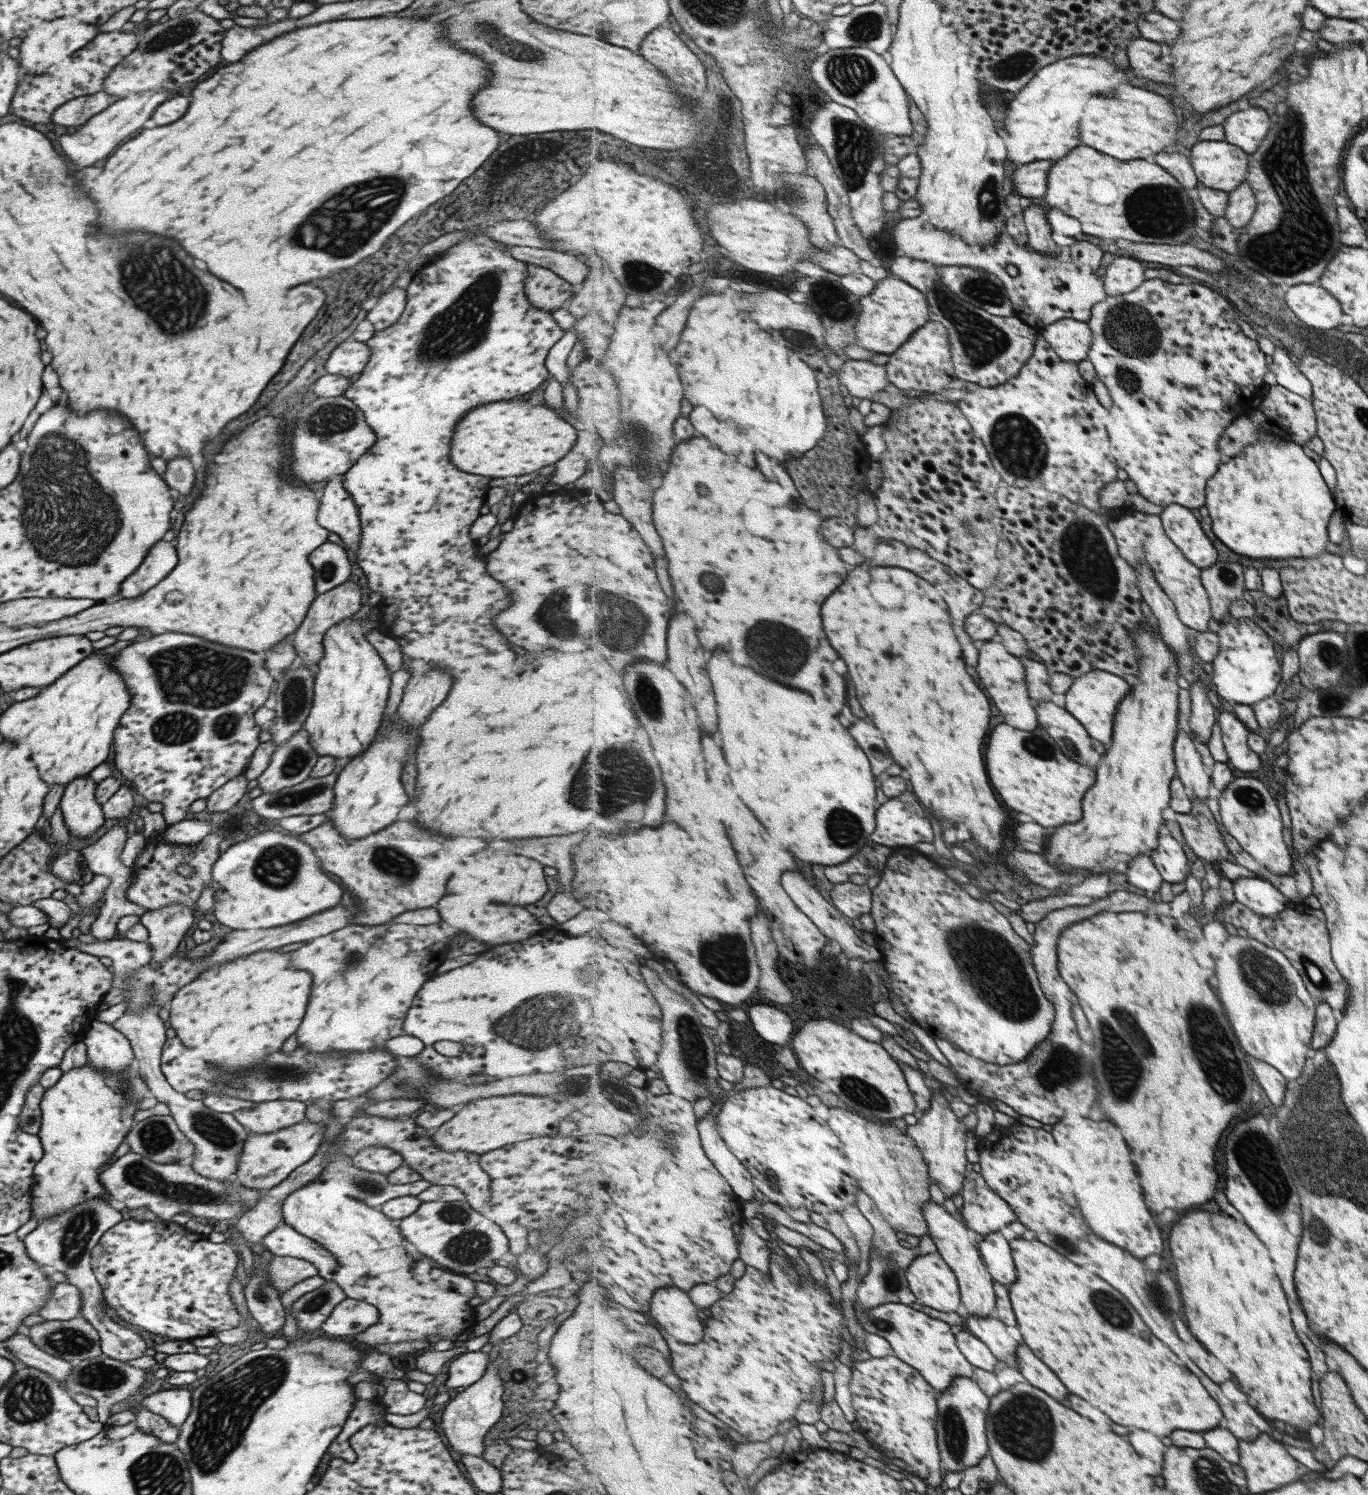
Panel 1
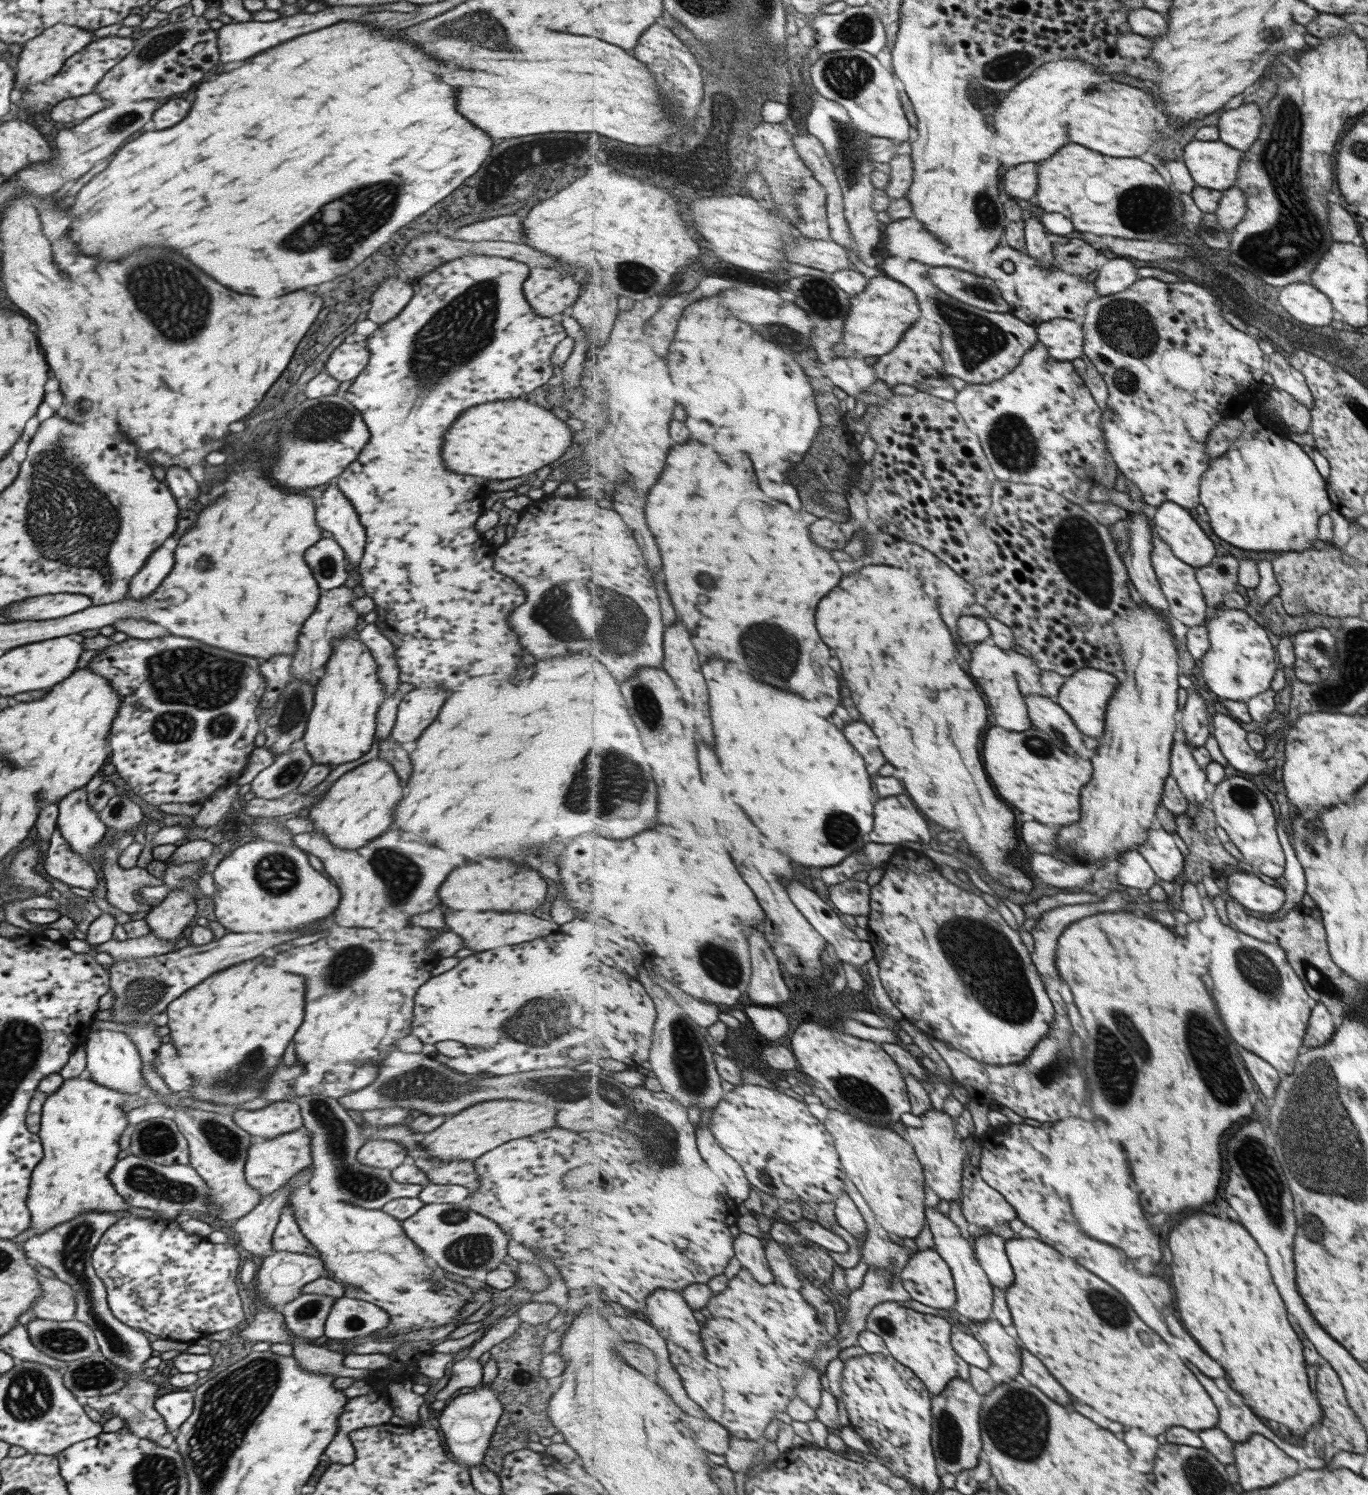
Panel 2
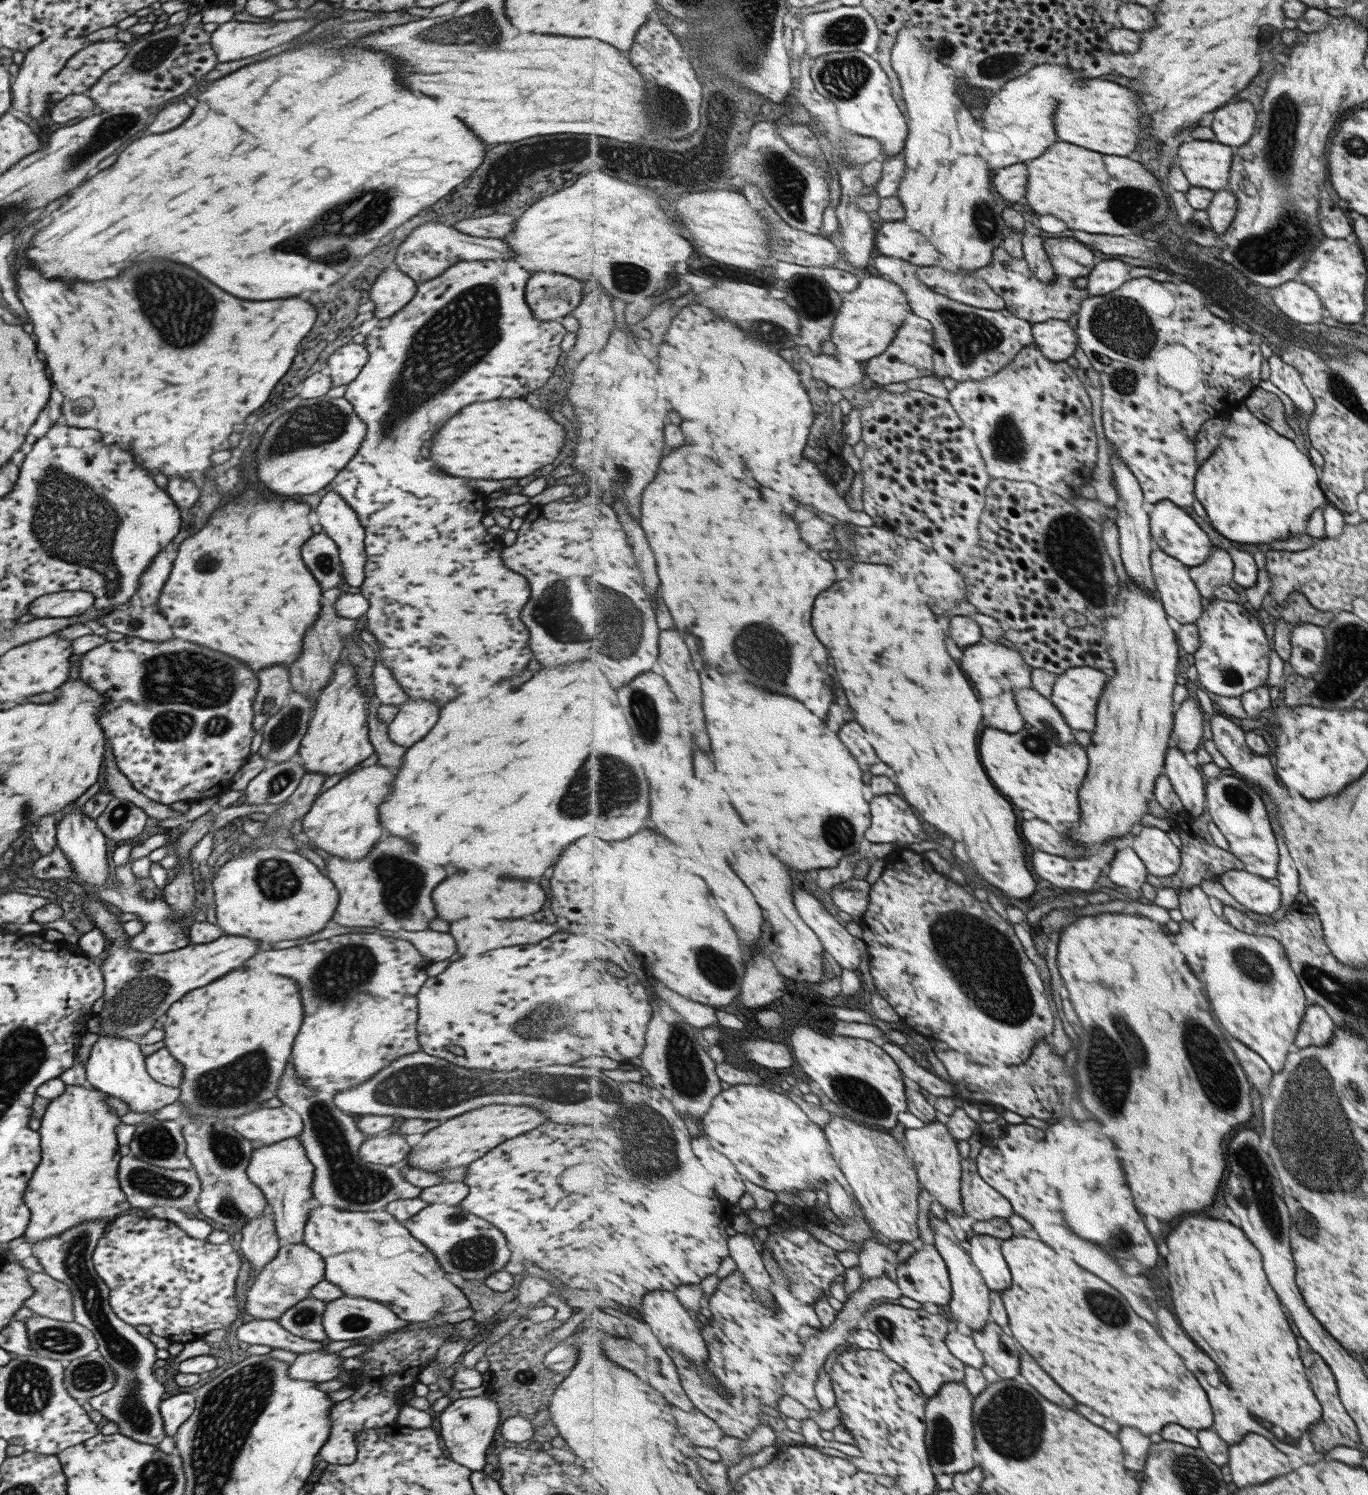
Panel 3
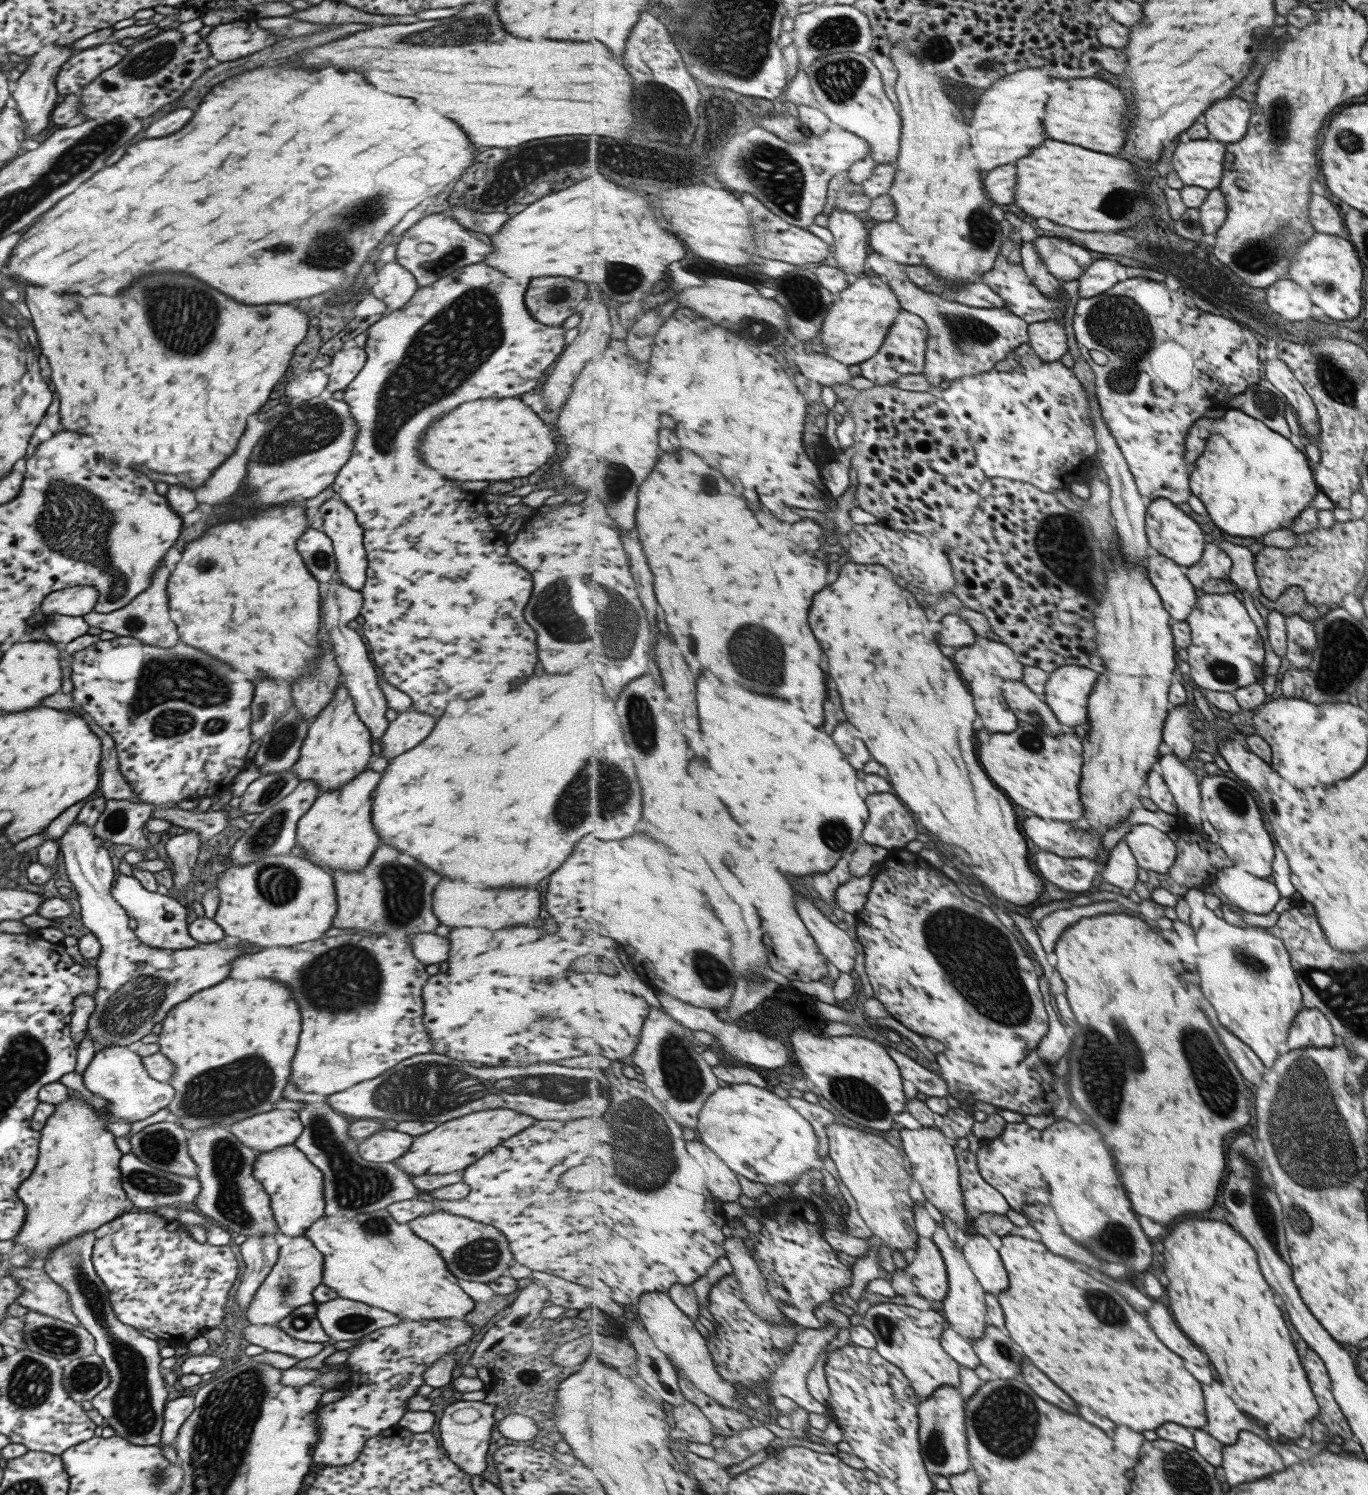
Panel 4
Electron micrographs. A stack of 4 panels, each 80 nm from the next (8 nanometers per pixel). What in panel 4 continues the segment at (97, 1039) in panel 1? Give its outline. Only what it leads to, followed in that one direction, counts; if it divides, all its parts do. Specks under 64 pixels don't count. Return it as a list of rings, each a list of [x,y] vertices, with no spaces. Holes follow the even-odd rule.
[[[128,1045],[97,1048],[81,1076],[82,1083],[89,1092],[98,1094],[109,1103],[104,1107],[103,1112],[108,1116],[121,1118],[120,1122],[123,1123],[131,1124],[135,1120],[143,1120],[155,1114],[157,1110],[166,1108],[174,1095],[171,1085],[152,1079],[146,1073],[141,1064],[141,1057]]]

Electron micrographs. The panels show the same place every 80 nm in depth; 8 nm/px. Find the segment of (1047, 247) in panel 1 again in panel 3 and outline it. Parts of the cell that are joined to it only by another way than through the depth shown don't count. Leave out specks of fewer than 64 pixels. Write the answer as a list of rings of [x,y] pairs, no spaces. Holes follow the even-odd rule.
[[[1024,233],[1023,252],[1025,260],[1029,262],[1031,272],[1045,284],[1055,284],[1058,279],[1051,264],[1051,258],[1045,250],[1046,239],[1043,236],[1033,236],[1033,234]]]

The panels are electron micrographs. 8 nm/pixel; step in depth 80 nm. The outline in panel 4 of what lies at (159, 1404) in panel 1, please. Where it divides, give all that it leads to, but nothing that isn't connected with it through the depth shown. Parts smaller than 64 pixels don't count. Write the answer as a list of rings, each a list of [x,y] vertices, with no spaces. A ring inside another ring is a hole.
[[[179,1396],[164,1404],[162,1414],[162,1429],[160,1434],[159,1448],[173,1445],[181,1423],[190,1415],[193,1410],[194,1400],[191,1396]]]

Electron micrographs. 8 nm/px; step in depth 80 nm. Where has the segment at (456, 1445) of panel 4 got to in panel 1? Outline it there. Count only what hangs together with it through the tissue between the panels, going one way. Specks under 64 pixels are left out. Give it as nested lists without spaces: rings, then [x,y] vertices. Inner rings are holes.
[[[497,1356],[495,1360],[486,1365],[481,1378],[465,1387],[461,1393],[457,1393],[454,1398],[449,1399],[441,1409],[440,1426],[443,1436],[453,1451],[471,1456],[482,1456],[483,1436],[490,1426],[493,1426],[501,1416],[502,1392],[504,1391],[502,1380],[498,1375],[498,1370],[502,1364],[502,1358]]]

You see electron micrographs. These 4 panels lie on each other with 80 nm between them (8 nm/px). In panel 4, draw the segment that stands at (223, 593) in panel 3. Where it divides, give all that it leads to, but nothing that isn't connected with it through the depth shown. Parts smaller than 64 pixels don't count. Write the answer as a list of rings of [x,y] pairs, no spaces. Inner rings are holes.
[[[269,506],[269,508],[261,508],[261,510],[249,510],[245,512],[241,518],[229,518],[225,522],[219,522],[215,526],[211,526],[209,530],[205,530],[205,536],[199,536],[197,540],[185,544],[185,552],[181,552],[181,560],[176,563],[176,567],[167,579],[166,597],[168,600],[168,613],[171,622],[177,626],[177,634],[179,634],[179,642],[199,648],[205,654],[223,660],[225,664],[229,664],[233,670],[241,672],[245,676],[245,680],[255,680],[261,676],[271,676],[277,682],[287,682],[291,684],[293,680],[308,675],[316,663],[320,649],[317,645],[317,631],[321,625],[320,599],[317,591],[317,581],[312,574],[307,572],[307,568],[303,566],[297,550],[295,550],[295,542],[297,538],[305,532],[308,527],[308,520],[305,519],[305,512],[302,507],[295,506]]]

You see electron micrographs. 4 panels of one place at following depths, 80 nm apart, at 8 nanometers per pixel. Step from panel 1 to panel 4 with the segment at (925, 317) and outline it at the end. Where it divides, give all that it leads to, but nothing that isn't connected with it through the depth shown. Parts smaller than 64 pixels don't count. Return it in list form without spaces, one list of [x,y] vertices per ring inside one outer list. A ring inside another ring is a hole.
[[[881,276],[854,278],[849,288],[836,294],[835,304],[827,313],[819,336],[825,344],[825,353],[847,366],[873,358],[886,343],[889,331],[903,310],[897,293]]]

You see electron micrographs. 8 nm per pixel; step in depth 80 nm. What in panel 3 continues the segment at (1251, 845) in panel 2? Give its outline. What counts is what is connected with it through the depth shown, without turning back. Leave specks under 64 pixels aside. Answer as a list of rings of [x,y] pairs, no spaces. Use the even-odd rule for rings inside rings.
[[[1225,775],[1209,780],[1205,792],[1208,801],[1207,811],[1211,814],[1211,820],[1231,842],[1233,854],[1243,864],[1247,864],[1249,872],[1273,881],[1276,877],[1277,861],[1279,861],[1278,848],[1275,846],[1273,832],[1269,828],[1267,810],[1261,798],[1253,792],[1252,783],[1245,778]]]

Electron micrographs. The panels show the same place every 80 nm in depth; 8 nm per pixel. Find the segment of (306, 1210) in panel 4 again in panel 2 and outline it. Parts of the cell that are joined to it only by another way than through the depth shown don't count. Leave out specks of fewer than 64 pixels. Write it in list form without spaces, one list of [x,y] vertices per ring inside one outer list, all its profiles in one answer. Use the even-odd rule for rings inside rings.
[[[303,1126],[291,1132],[279,1134],[275,1138],[253,1139],[246,1150],[243,1167],[245,1182],[262,1196],[275,1193],[277,1189],[284,1188],[291,1177],[303,1172],[312,1164],[310,1142],[310,1132]],[[286,1201],[282,1210],[285,1214],[277,1220],[277,1225],[271,1238],[273,1251],[299,1253],[320,1258],[317,1252],[313,1250],[313,1246],[310,1246],[309,1242],[301,1235],[299,1225],[297,1225],[295,1218],[288,1216],[292,1210],[291,1201]]]

